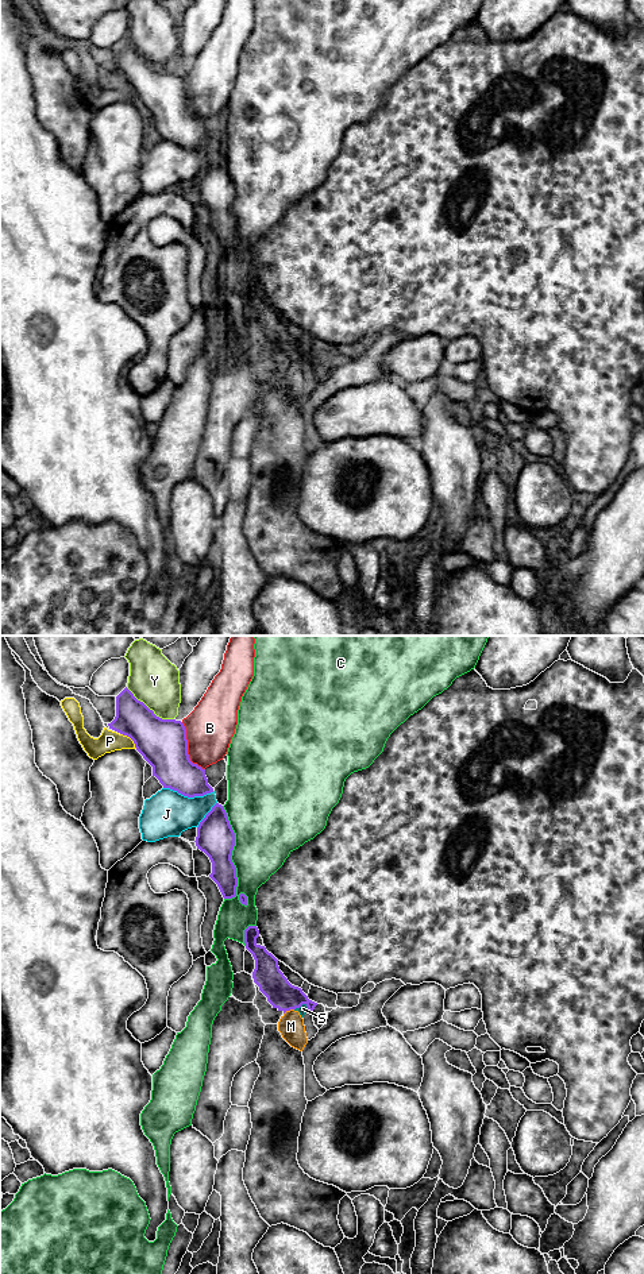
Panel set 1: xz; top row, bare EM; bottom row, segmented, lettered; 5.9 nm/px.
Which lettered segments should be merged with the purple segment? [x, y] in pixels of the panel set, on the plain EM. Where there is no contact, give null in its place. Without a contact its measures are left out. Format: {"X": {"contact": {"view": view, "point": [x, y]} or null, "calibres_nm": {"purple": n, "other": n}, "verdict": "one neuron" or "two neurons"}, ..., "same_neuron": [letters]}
{"B": {"contact": {"view": "xz", "point": [186, 100]}, "calibres_nm": {"purple": 280, "other": 280}, "verdict": "two neurons"}, "C": {"contact": {"view": "xz", "point": [230, 209]}, "calibres_nm": {"purple": 220, "other": 360}, "verdict": "two neurons"}, "J": {"contact": {"view": "xz", "point": [189, 149]}, "calibres_nm": {"purple": 220, "other": 280}, "verdict": "two neurons"}, "M": {"contact": {"view": "xz", "point": [288, 362]}, "calibres_nm": {"purple": 170, "other": 150}, "verdict": "two neurons"}, "P": {"contact": {"view": "xz", "point": [130, 89]}, "calibres_nm": {"purple": 280, "other": 130}, "verdict": "two neurons"}, "S": {"contact": {"view": "xz", "point": [301, 356]}, "calibres_nm": {"purple": 170, "other": 50}, "verdict": "two neurons"}, "Y": {"contact": {"view": "xz", "point": [149, 61]}, "calibres_nm": {"purple": 280, "other": 300}, "verdict": "two neurons"}, "same_neuron": []}

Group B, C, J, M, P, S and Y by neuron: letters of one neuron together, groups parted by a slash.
B / C / J / M S / P / Y

